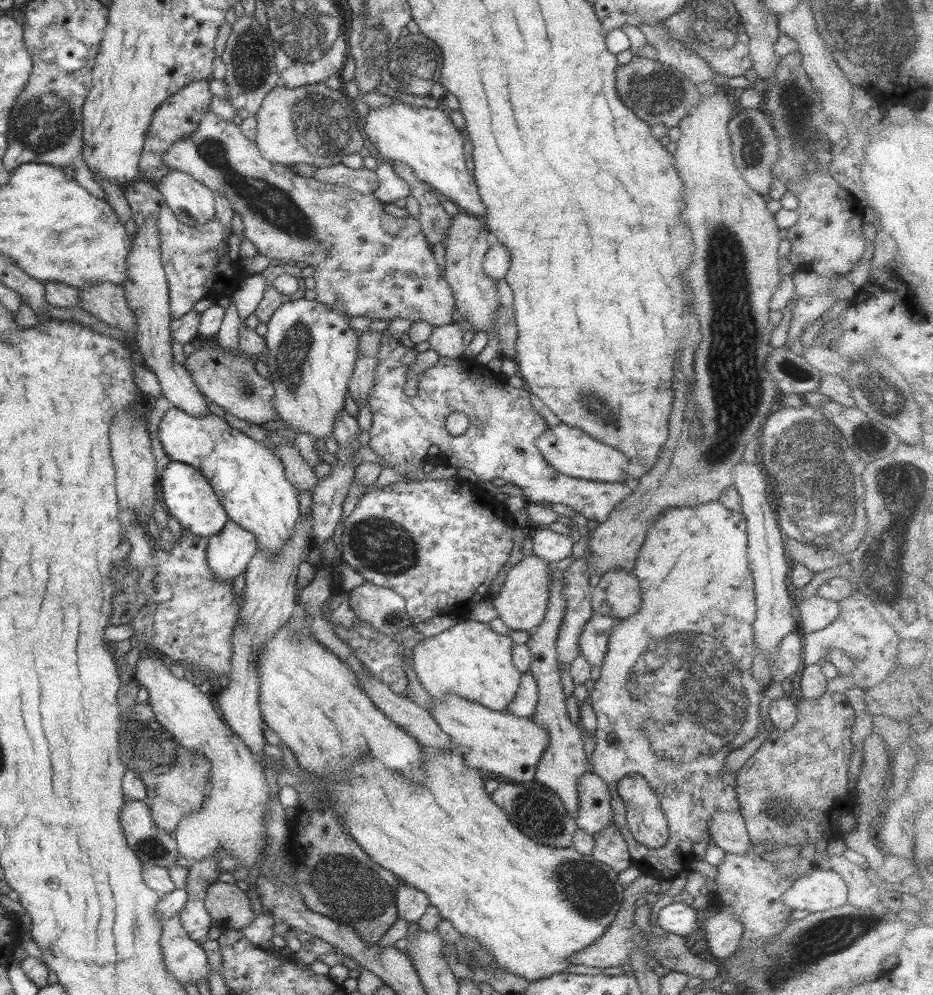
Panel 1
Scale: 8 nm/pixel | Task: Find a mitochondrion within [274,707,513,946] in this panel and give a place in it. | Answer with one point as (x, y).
(352, 892)

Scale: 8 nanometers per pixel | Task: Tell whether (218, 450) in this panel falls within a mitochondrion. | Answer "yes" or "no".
no

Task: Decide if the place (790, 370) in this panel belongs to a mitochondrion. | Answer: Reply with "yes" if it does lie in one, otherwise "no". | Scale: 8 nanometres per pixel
yes

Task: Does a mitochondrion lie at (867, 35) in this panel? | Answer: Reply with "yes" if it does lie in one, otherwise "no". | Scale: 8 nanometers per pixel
yes

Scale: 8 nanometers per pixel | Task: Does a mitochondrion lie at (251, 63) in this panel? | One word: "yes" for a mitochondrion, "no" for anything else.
yes

